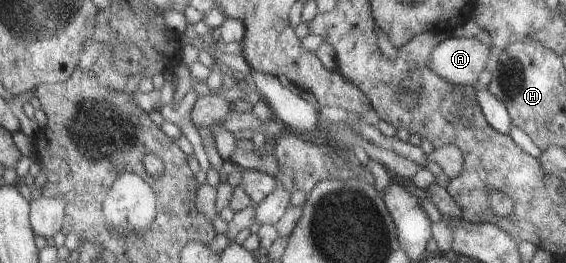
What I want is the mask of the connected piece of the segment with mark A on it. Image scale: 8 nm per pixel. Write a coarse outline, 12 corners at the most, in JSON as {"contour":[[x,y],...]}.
{"contour":[[455,32],[427,55],[427,69],[472,86],[493,50]]}

